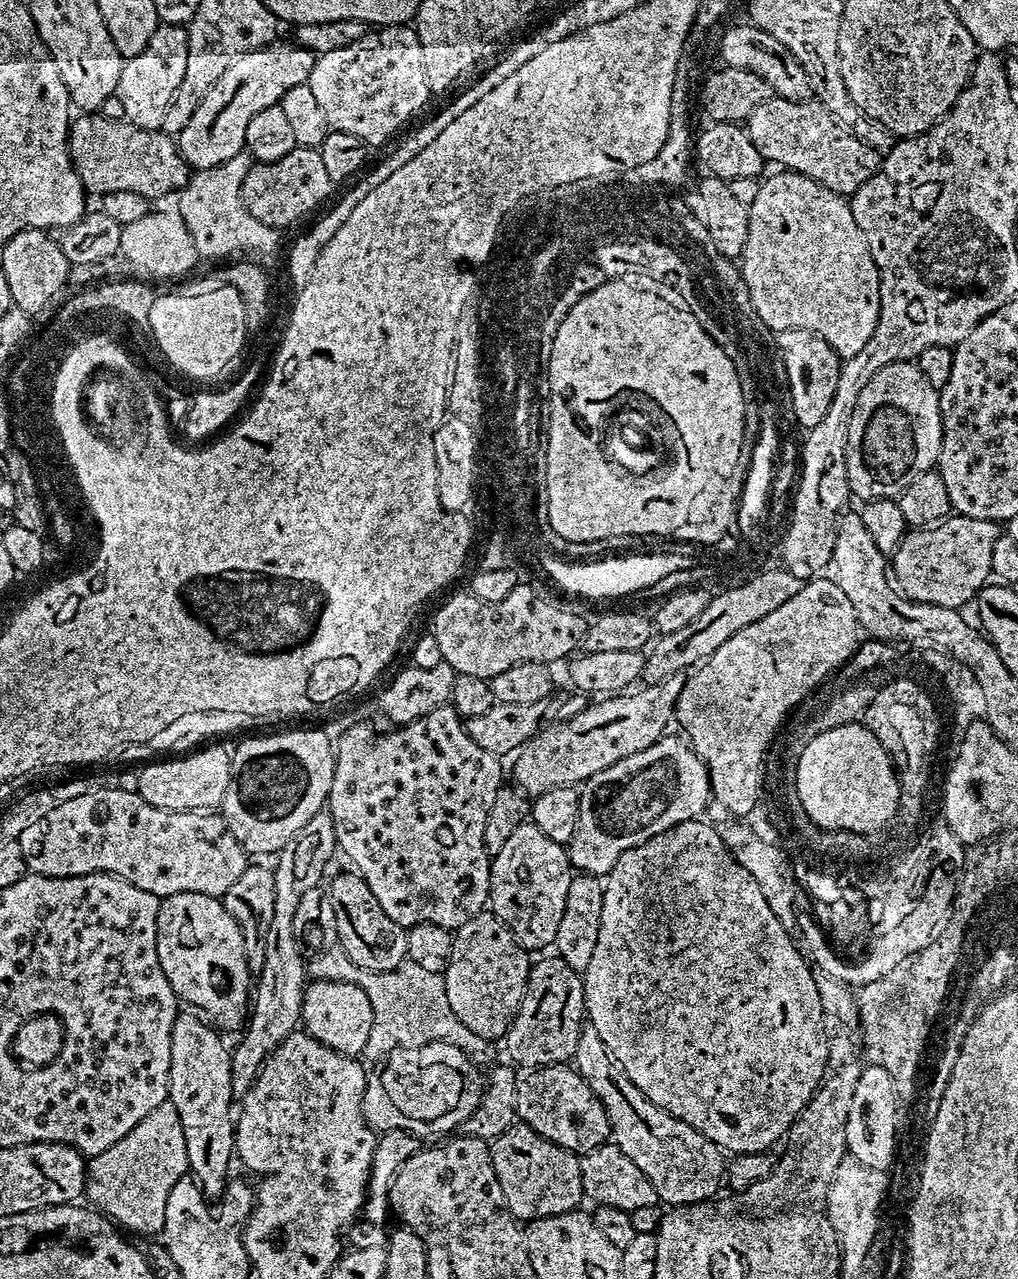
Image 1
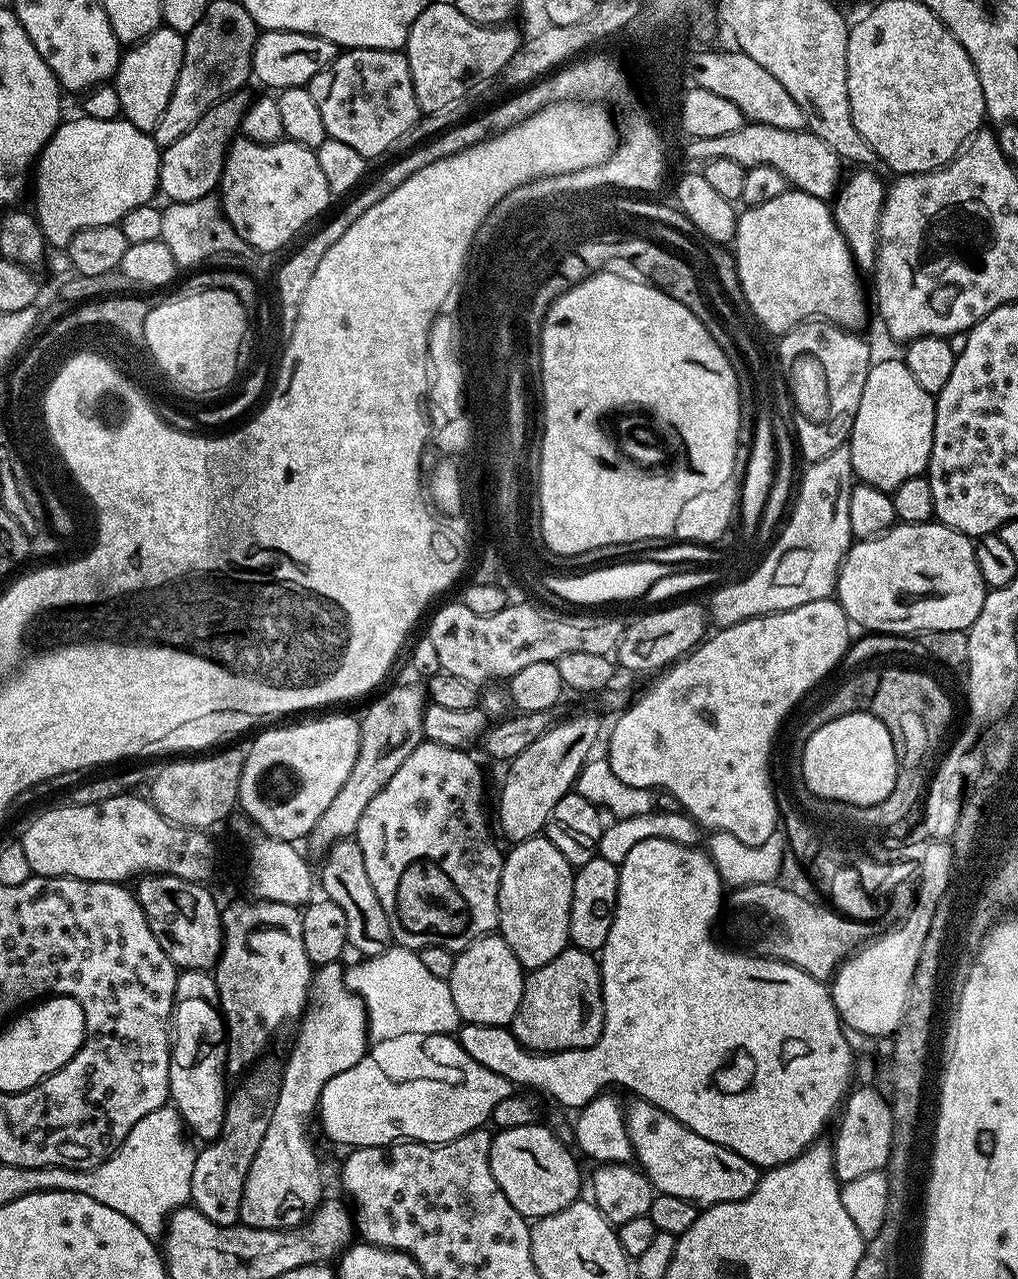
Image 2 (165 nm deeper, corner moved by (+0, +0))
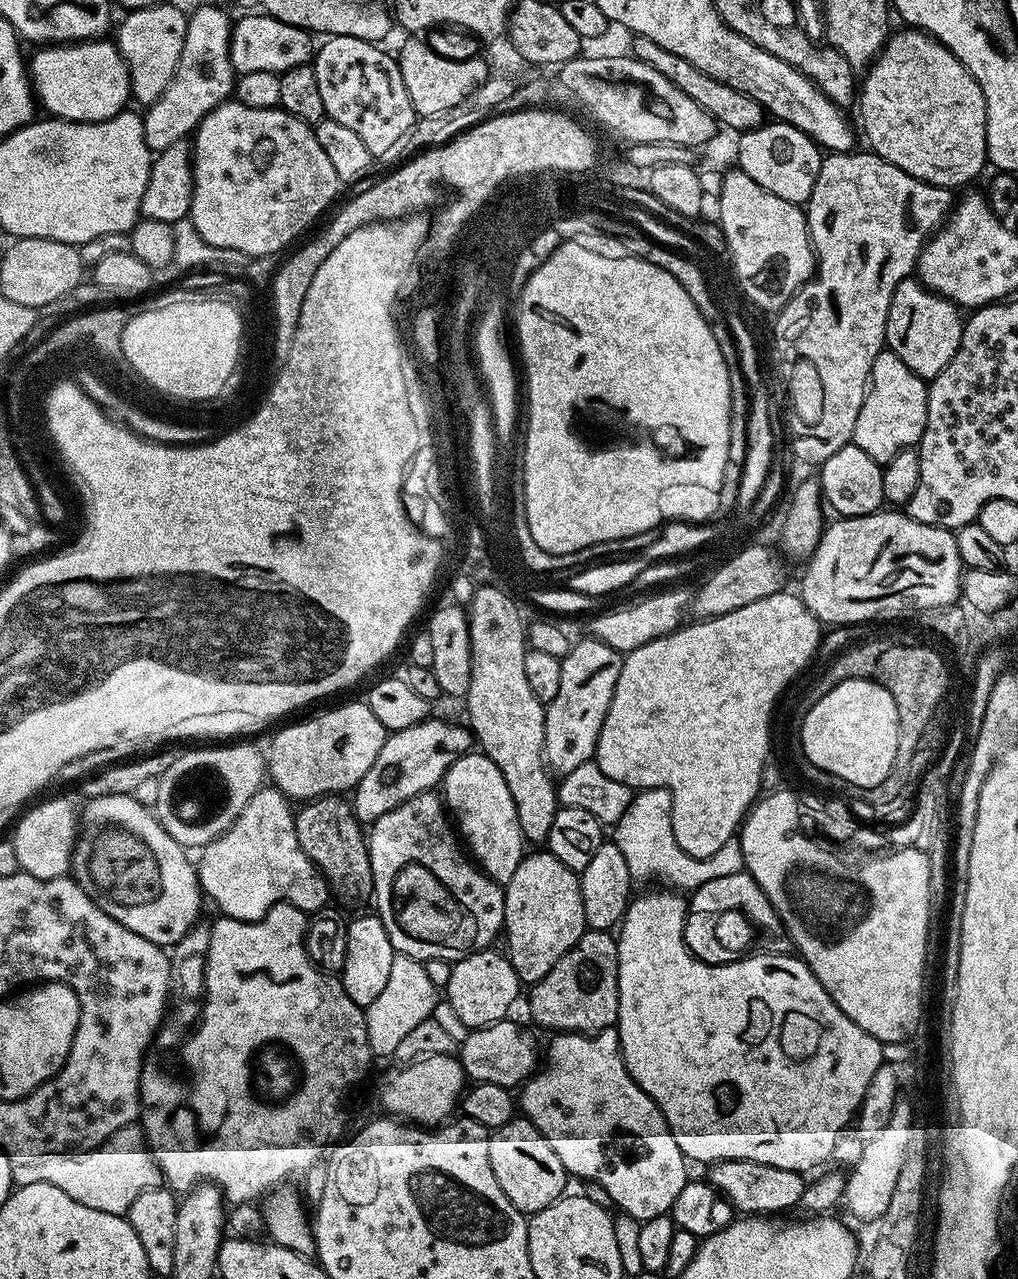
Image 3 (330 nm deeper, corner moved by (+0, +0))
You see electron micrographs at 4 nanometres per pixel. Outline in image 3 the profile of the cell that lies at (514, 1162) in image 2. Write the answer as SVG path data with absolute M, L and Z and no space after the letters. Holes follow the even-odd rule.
M514 1118L506 1126L495 1129L489 1135L490 1170L494 1170L494 1178L498 1178L498 1186L502 1186L502 1194L510 1198L518 1211L531 1214L538 1210L546 1210L565 1195L564 1183L570 1180L564 1171L558 1154L550 1147L550 1142L526 1118Z

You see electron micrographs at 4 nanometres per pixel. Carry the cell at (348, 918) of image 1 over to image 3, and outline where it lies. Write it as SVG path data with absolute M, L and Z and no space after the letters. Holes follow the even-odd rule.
M332 793L309 800L299 808L292 820L292 831L303 852L323 873L329 889L348 902L356 902L360 896L369 897L372 893L371 851L351 803L343 795Z

